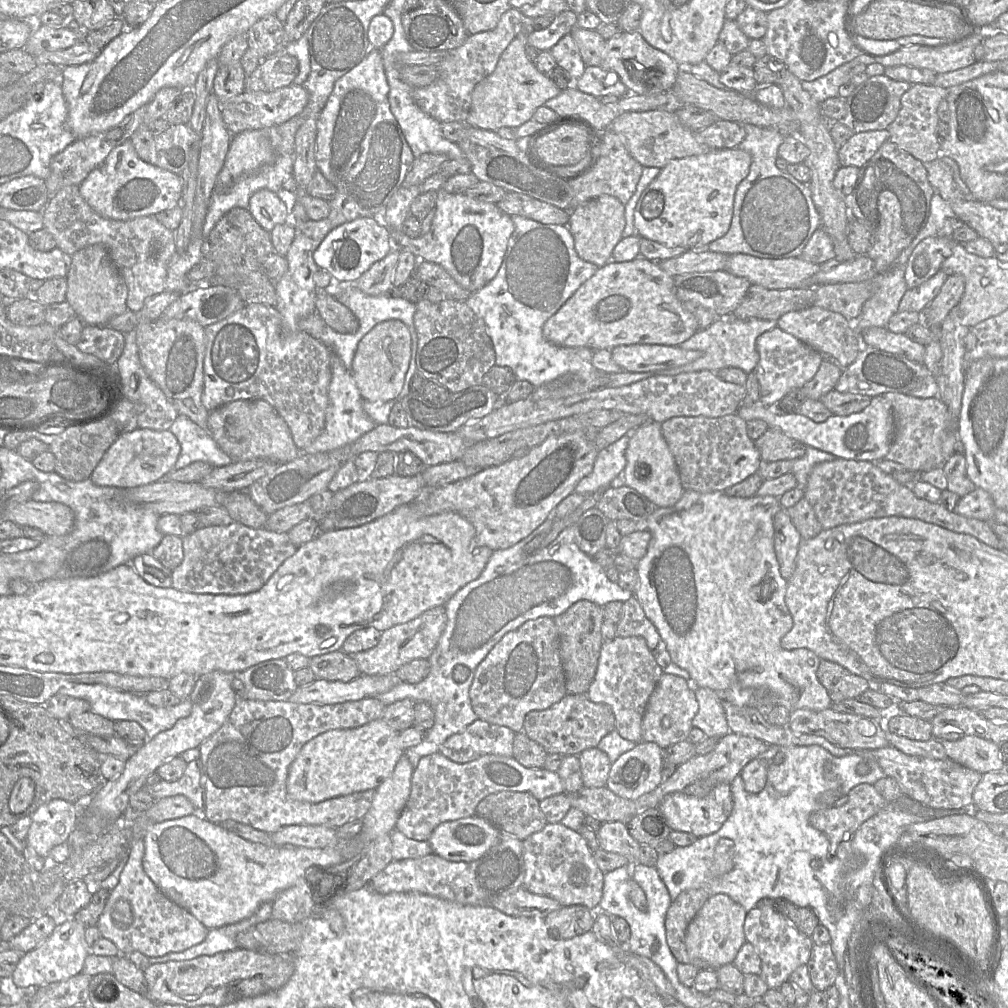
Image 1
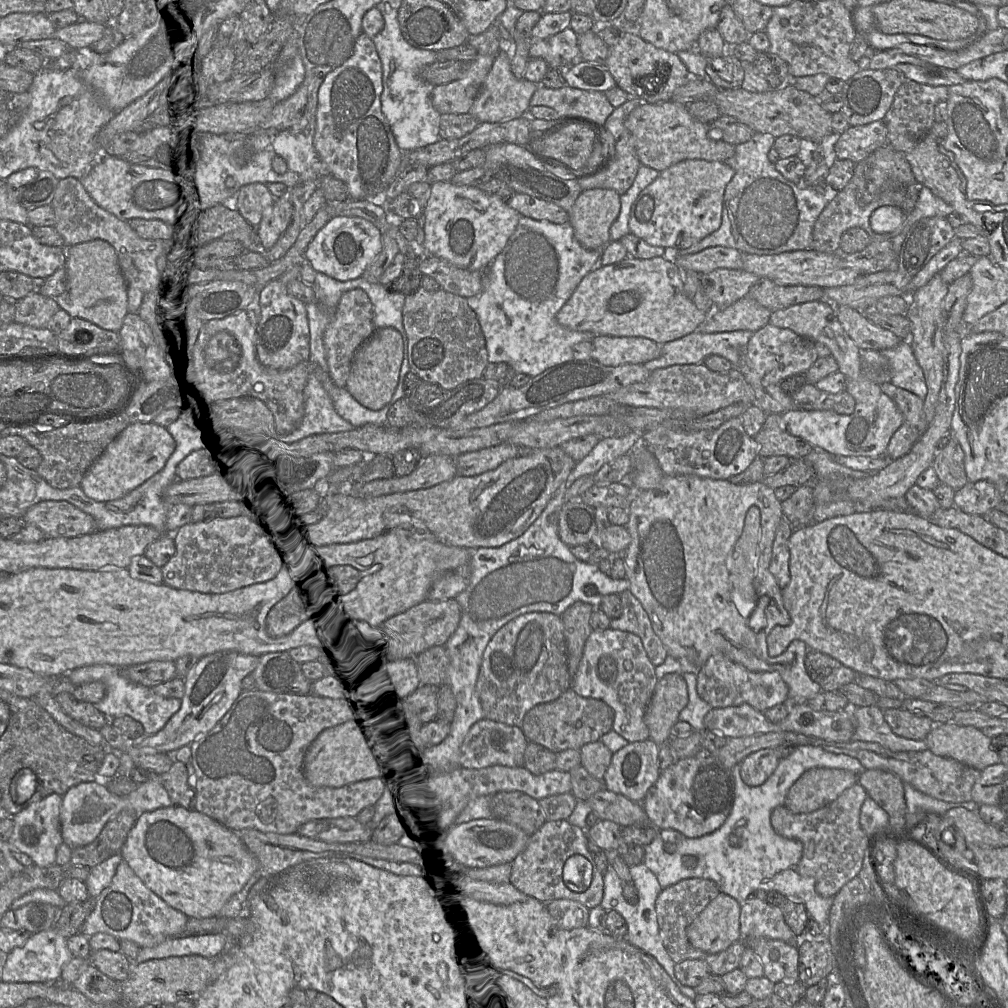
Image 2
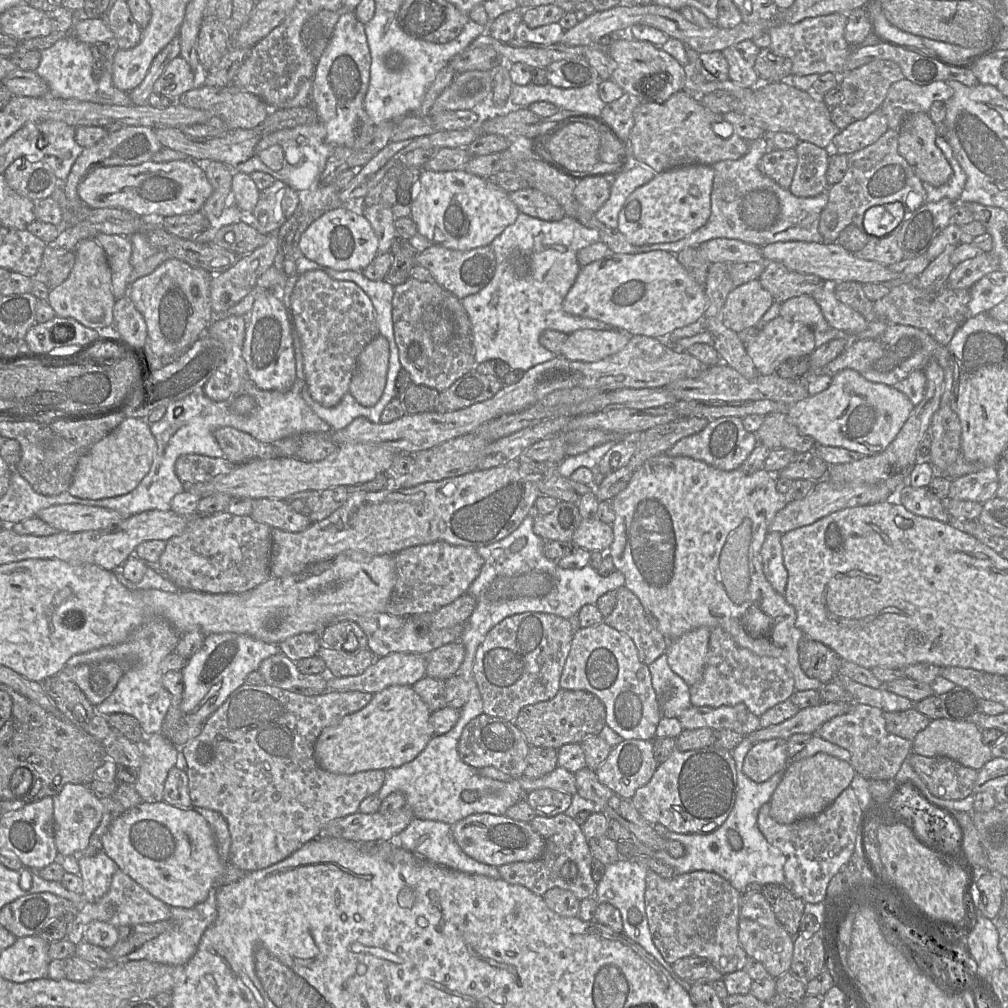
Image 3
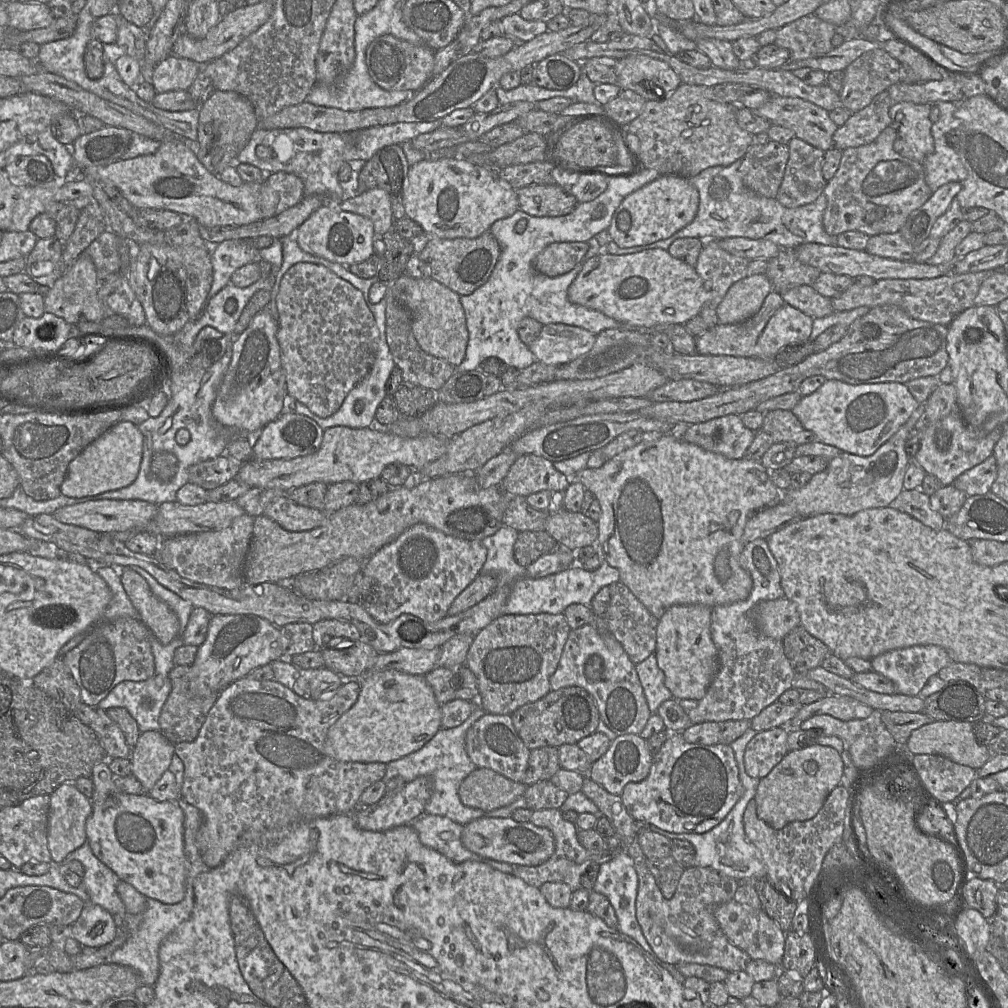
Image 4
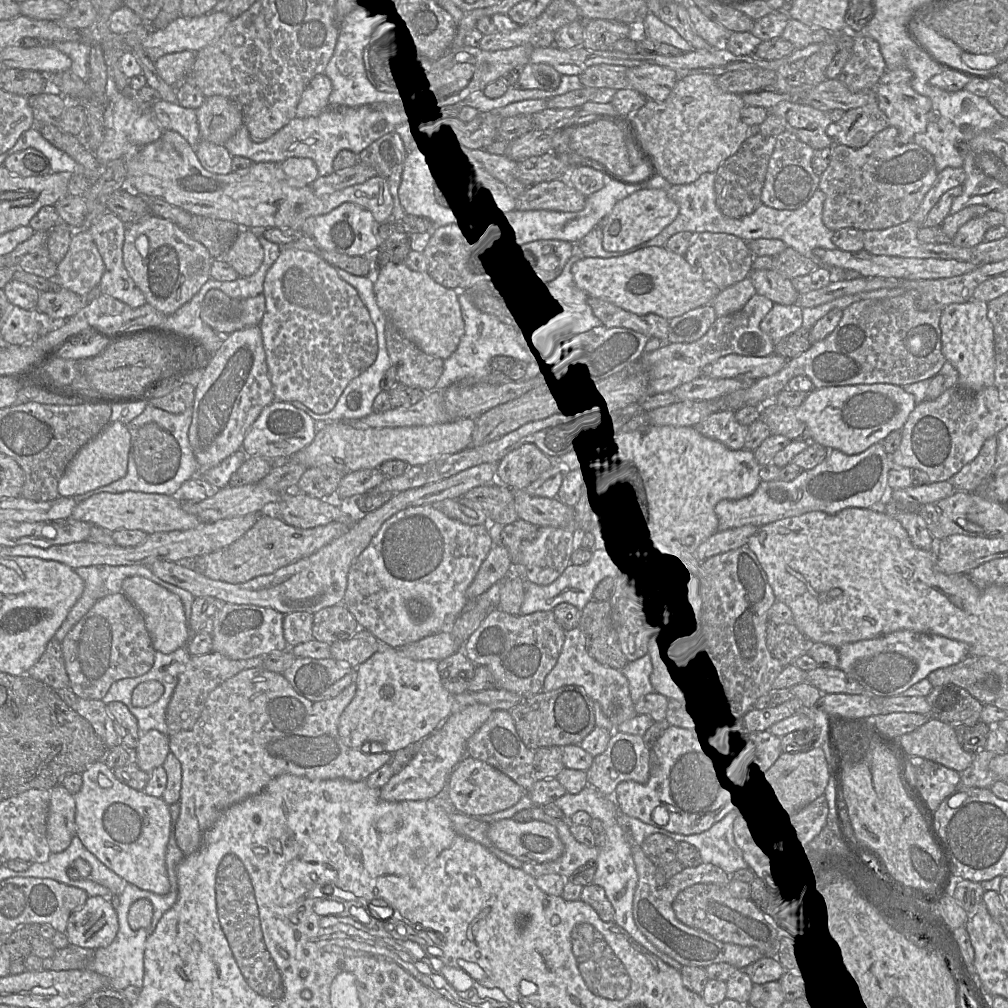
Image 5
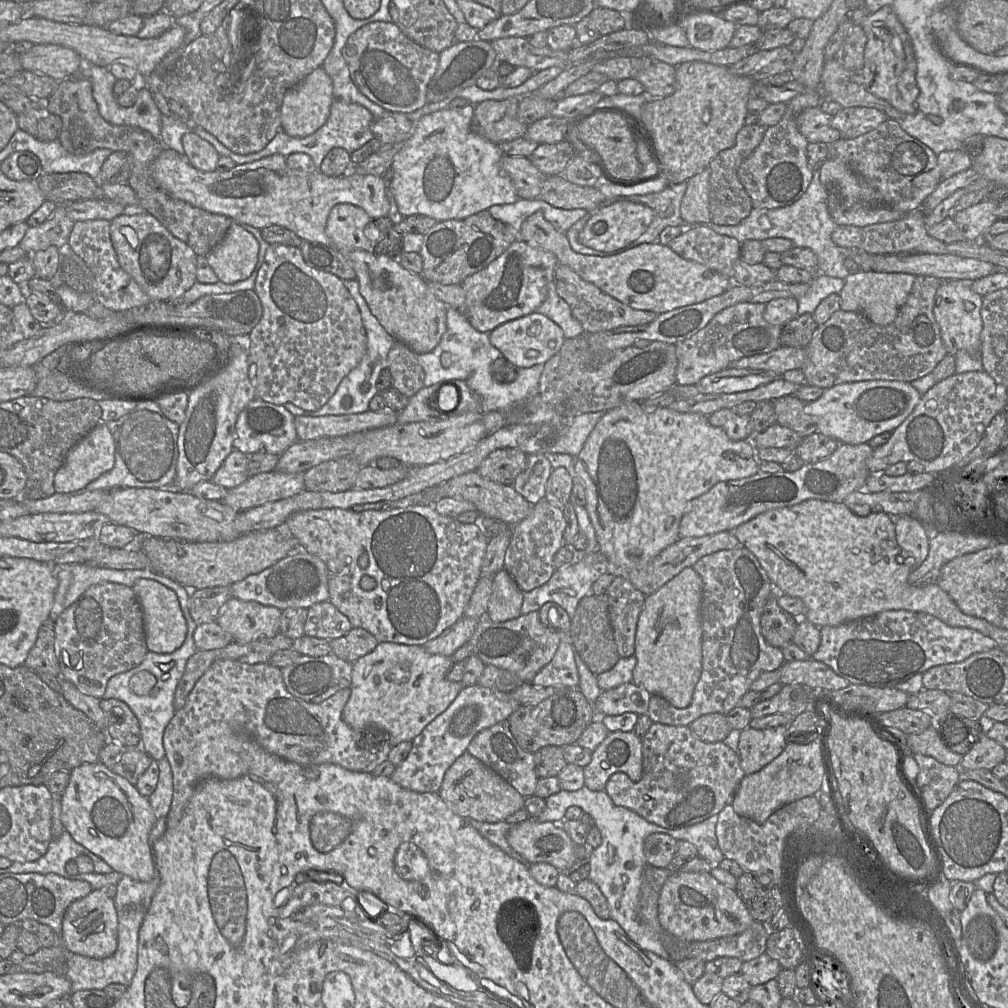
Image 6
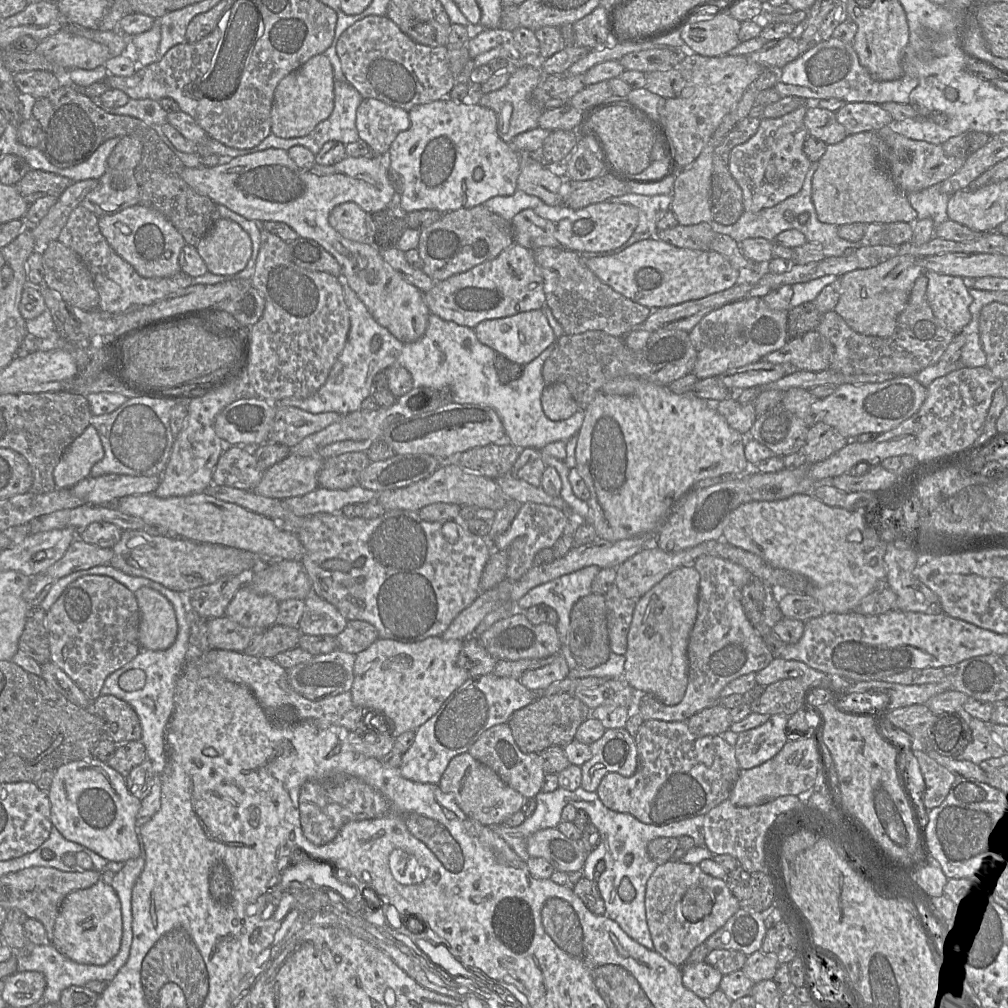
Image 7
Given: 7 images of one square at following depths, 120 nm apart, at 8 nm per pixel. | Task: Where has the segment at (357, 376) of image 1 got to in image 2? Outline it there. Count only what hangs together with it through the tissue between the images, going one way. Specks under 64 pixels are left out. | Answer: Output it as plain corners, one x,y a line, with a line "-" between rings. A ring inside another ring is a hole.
392,327
377,329
356,351
346,390
365,408
373,411
381,410
389,403
396,390
403,358
402,335

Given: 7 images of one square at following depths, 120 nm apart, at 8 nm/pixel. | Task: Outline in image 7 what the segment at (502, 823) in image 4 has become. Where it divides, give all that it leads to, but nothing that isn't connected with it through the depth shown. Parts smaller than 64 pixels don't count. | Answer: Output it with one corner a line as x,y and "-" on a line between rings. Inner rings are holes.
545,828
532,834
526,843
530,857
541,857
549,861
556,870
580,871
588,852
579,841
572,840
557,828

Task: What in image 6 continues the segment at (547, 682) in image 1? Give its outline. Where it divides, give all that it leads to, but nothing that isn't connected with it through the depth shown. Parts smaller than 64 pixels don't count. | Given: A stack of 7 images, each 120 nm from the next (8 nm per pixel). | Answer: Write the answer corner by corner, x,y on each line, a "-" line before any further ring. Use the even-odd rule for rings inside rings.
533,611
503,622
493,622
488,617
483,617
468,643
485,665
497,666
514,673
524,682
531,682
552,660
563,635
545,626
538,611

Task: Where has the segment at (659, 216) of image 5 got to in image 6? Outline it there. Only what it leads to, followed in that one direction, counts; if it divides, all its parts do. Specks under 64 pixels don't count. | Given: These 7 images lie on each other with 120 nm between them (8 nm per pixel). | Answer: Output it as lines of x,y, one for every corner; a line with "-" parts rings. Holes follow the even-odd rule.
627,200
602,205
589,213
589,220
579,233
579,241
589,248
602,252
615,252
639,238
649,227
655,212
648,206

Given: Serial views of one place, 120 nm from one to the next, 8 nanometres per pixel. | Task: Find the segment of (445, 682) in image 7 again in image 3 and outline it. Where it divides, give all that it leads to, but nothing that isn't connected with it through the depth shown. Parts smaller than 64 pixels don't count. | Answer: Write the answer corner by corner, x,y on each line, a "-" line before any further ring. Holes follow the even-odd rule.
390,686
373,694
371,701
361,710
343,717
337,724
325,728
314,745
317,763
335,774
354,774
367,770
396,768
413,760
434,736
430,723
431,712
411,686

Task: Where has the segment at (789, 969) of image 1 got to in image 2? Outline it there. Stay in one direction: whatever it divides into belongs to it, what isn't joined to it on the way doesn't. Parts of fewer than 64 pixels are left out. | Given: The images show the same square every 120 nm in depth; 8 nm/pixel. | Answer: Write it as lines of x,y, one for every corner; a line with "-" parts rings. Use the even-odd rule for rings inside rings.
762,900
745,901
741,905
740,912
740,933
741,939
744,939
746,945
746,938
764,937
769,939
782,940
789,944
795,944
798,946
800,938
798,938
790,927
786,924
784,916
778,907
769,905

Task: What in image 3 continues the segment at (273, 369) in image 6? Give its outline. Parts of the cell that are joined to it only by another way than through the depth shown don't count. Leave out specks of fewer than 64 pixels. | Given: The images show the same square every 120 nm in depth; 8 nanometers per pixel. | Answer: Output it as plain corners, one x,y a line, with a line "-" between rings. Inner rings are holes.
309,270
298,274
289,312
301,342
308,392
323,407
335,407
349,393
360,353
379,334
373,303
354,282
334,279
321,270

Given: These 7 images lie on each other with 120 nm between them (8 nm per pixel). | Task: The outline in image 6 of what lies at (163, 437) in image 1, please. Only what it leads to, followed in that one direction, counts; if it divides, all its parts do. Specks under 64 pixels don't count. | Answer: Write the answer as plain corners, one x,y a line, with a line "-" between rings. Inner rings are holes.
100,422
67,453
54,476
57,493
70,493
85,487
111,470
115,462
115,443
106,423

